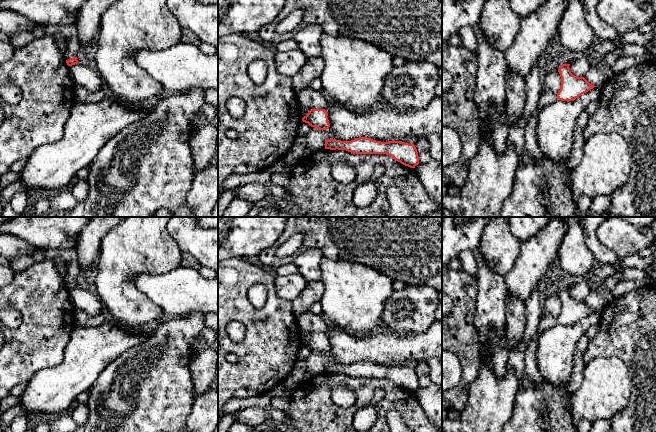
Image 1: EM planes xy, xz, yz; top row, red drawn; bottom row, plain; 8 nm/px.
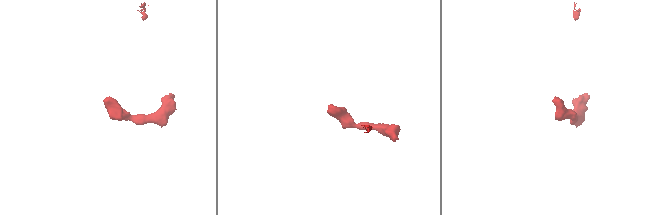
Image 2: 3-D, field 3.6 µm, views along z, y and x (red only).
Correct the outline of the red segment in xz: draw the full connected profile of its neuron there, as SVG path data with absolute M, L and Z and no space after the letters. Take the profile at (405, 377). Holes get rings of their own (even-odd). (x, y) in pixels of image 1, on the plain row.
M360 361L351 365L328 363L324 369L325 373L346 374L355 378L386 378L410 392L415 392L419 388L419 380L415 369L402 365L381 366Z

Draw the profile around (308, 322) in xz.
M310 311L296 315L298 328L305 333L325 333L329 324L323 315L314 314Z

